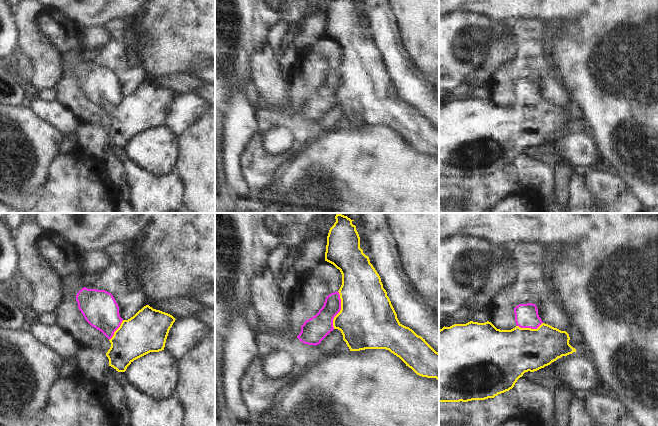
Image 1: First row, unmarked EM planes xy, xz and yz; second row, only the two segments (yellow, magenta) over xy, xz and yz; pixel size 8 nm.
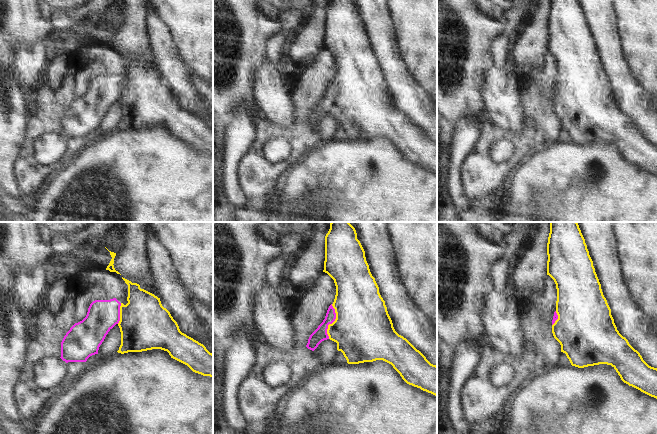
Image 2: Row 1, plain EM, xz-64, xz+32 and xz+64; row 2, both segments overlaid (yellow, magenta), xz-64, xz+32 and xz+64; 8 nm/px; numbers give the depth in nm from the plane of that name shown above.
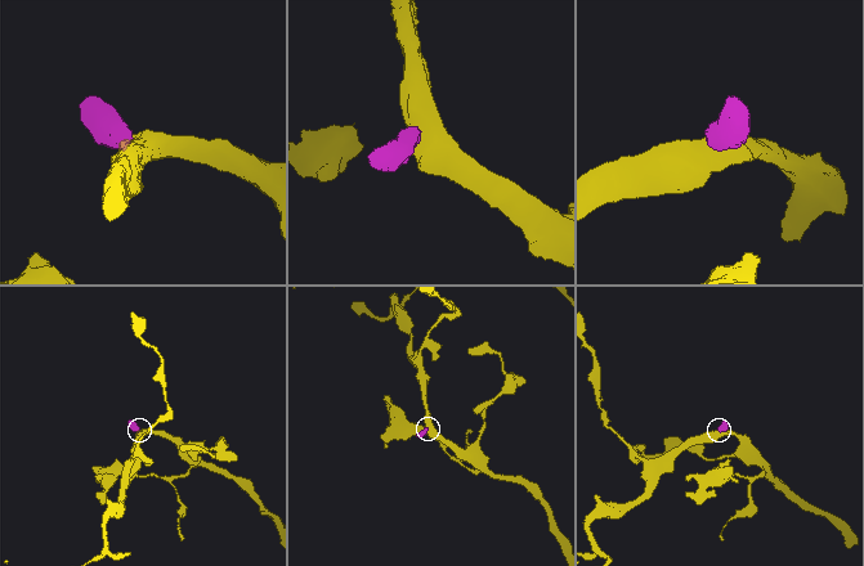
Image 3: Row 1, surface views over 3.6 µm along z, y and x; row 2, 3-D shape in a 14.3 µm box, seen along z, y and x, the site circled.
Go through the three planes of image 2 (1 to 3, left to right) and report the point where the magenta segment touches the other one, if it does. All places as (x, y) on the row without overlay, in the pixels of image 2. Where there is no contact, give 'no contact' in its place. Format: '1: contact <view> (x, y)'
1: contact xz-64 (120, 89)
2: contact xz+32 (333, 98)
3: contact xz+64 (558, 94)

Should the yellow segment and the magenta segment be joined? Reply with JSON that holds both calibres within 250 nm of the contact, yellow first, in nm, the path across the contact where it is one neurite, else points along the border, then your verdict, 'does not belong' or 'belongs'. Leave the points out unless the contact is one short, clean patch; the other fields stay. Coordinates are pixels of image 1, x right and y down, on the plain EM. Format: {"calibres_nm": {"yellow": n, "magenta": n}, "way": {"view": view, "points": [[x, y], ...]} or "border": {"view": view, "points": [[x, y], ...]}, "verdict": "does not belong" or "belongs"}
{"calibres_nm": {"yellow": 460, "magenta": 190}, "way": {"view": "xz", "points": [[367, 96], [355, 86], [340, 86], [316, 104]]}, "verdict": "belongs"}

